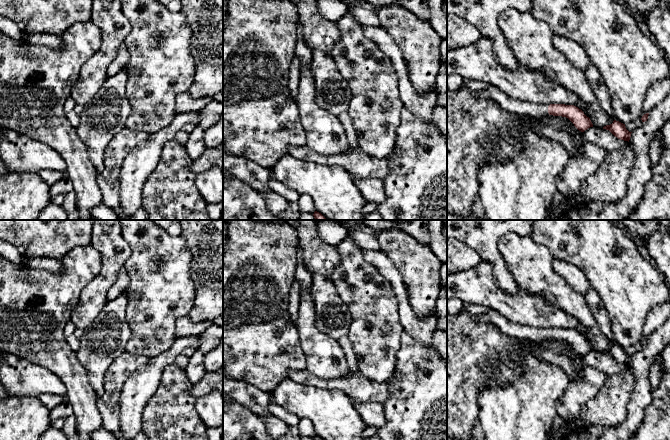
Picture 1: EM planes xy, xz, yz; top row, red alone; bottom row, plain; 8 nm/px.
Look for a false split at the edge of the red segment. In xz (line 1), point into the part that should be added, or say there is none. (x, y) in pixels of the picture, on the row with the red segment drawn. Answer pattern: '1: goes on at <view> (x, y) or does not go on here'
1: does not go on here

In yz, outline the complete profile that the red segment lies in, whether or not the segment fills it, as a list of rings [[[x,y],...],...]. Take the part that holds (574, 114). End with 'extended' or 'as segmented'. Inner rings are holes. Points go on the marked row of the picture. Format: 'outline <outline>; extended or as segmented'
outline [[[492,85],[487,89],[475,91],[475,94],[478,98],[495,101],[504,110],[516,115],[525,115],[528,117],[543,117],[546,115],[566,117],[581,132],[593,127],[590,118],[587,117],[581,109],[574,105],[548,105],[521,101],[508,96],[496,86]]]; extended

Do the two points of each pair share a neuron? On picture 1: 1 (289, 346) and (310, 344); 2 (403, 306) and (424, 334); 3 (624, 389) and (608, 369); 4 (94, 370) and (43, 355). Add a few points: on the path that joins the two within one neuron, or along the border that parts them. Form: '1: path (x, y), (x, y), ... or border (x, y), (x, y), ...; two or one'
1: border (295, 325), (305, 356), (306, 368); two
2: path (406, 313), (408, 318), (417, 327); one
3: border (629, 366), (620, 372), (608, 375); two
4: border (75, 352), (94, 388); two

